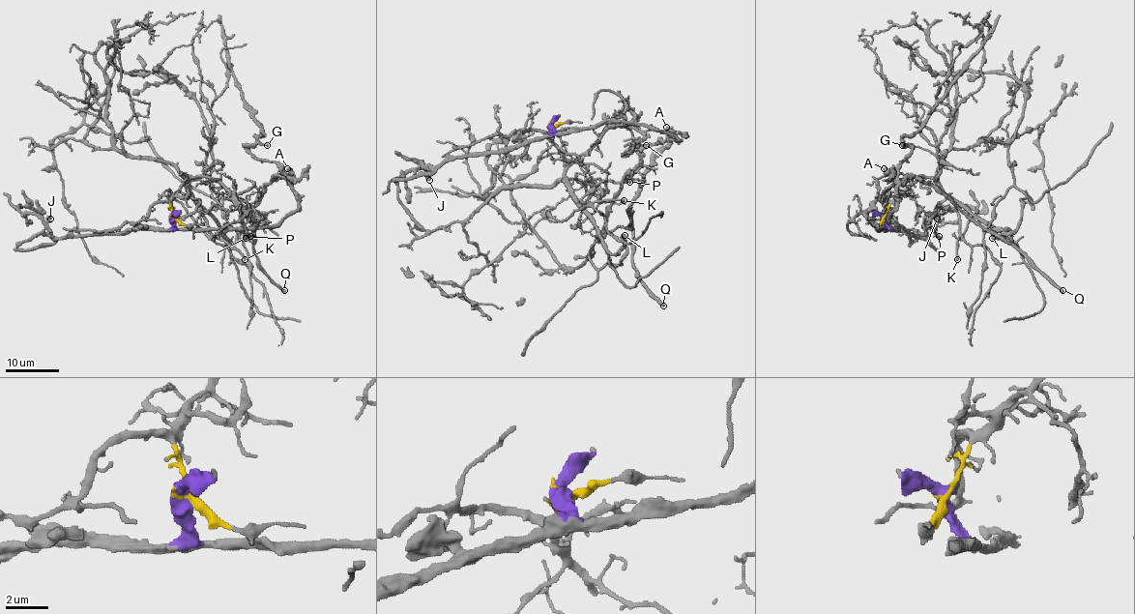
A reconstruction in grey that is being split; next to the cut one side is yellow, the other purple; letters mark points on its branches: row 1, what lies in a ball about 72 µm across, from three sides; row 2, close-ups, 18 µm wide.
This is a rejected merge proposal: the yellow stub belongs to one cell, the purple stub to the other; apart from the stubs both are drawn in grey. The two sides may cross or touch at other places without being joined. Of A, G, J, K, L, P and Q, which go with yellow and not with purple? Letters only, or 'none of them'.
K, L, P

